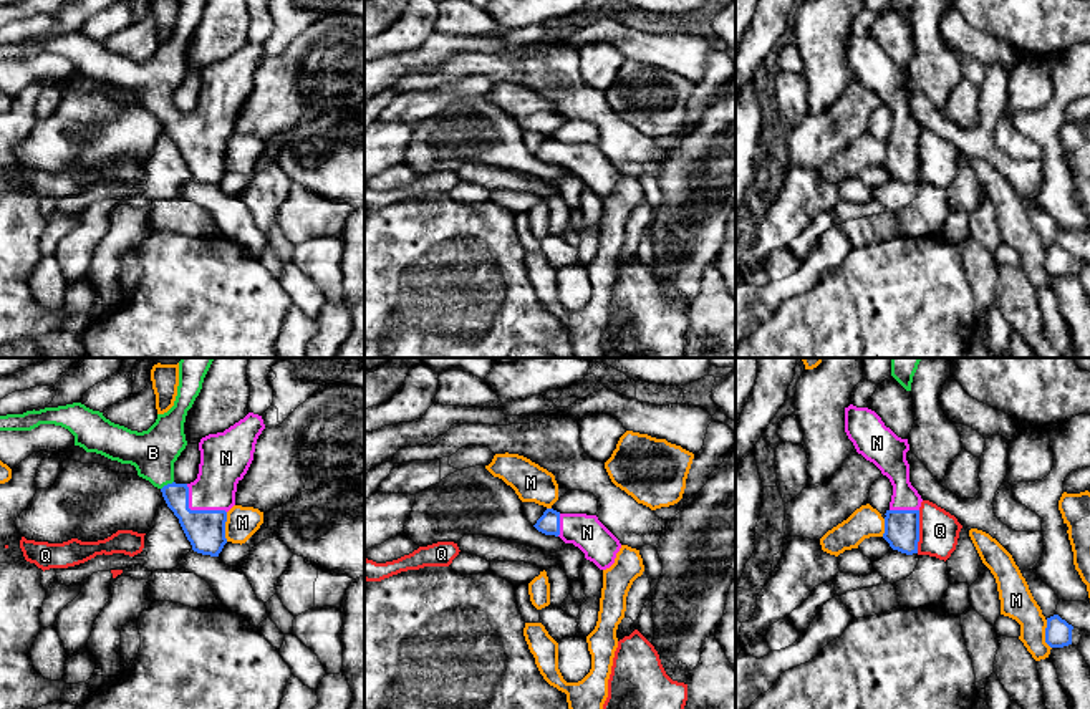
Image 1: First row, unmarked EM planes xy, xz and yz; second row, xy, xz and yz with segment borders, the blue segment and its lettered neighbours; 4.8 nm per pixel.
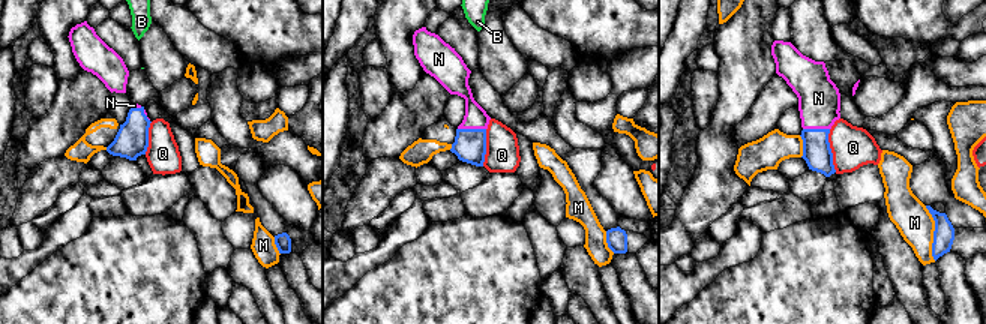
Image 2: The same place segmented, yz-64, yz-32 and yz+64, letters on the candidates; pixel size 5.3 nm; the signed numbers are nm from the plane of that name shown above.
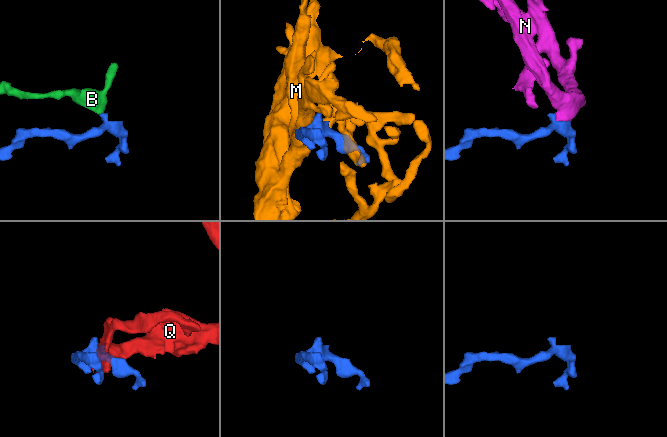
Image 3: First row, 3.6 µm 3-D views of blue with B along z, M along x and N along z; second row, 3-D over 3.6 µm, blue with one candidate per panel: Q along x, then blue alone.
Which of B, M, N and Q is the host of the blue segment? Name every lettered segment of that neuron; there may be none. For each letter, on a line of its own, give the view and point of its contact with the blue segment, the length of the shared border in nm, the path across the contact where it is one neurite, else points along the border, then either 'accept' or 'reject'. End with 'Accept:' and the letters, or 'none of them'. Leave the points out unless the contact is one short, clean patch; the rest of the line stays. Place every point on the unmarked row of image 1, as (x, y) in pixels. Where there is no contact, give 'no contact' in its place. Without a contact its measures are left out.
B: meets blue in xy at (168, 113); contact 80 nm long; runs through xy (197, 154), (181, 138), (168, 113), (154, 91), (153, 81); accept
M: meets blue in xy at (224, 156); contact 140 nm long; reject
N: meets blue in xy at (196, 139); contact 240 nm long; accept
Q: meets blue in yz at (918, 161); contact 200 nm long; reject
Accept: B, N

